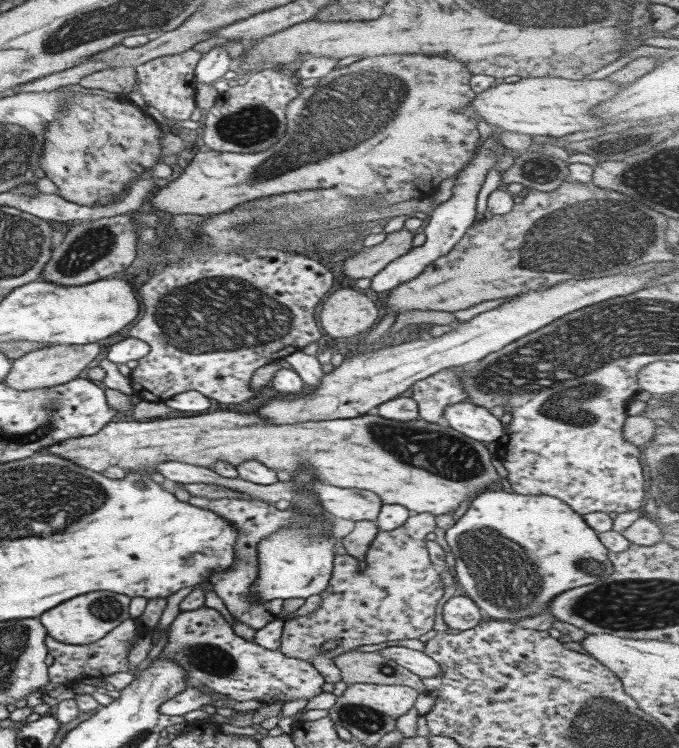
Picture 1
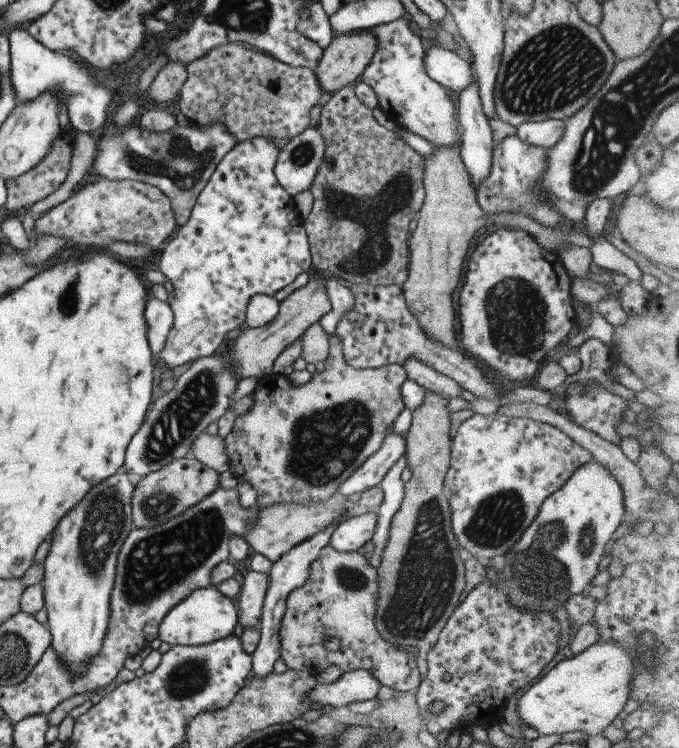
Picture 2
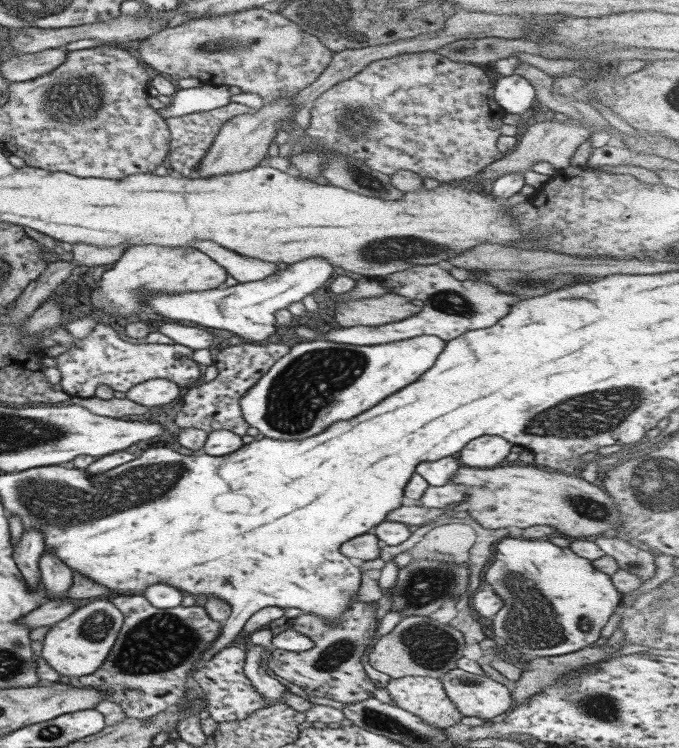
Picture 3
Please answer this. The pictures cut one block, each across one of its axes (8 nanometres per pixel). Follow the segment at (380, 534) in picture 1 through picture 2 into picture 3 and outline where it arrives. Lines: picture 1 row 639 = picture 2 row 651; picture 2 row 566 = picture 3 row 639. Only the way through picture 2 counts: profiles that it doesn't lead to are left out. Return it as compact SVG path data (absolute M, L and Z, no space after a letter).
M357 593L350 598L340 616L337 628L320 616L309 613L299 614L293 619L291 629L313 642L313 648L304 652L272 648L267 659L267 668L277 678L298 686L308 697L326 698L343 704L357 704L361 700L373 698L376 689L361 666L361 656L365 647L373 640L379 619L375 618L377 605L357 599Z

